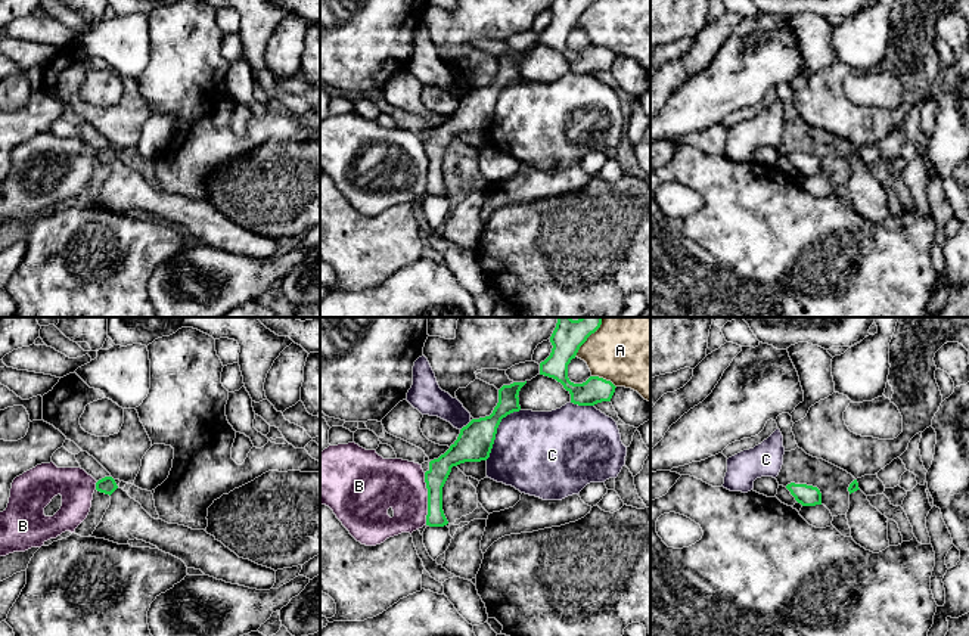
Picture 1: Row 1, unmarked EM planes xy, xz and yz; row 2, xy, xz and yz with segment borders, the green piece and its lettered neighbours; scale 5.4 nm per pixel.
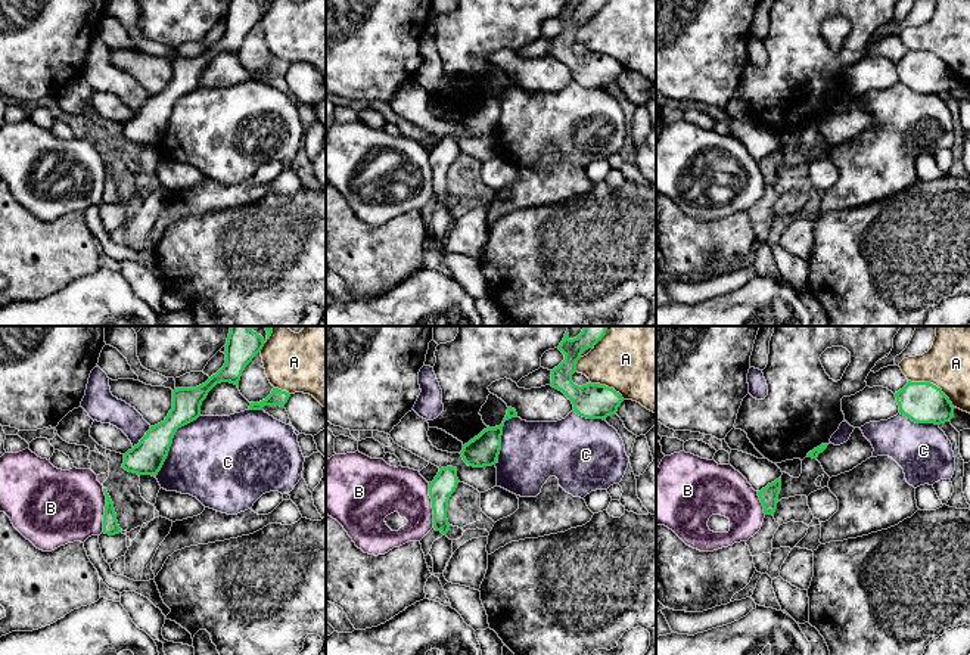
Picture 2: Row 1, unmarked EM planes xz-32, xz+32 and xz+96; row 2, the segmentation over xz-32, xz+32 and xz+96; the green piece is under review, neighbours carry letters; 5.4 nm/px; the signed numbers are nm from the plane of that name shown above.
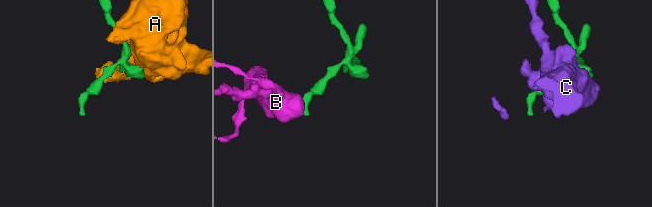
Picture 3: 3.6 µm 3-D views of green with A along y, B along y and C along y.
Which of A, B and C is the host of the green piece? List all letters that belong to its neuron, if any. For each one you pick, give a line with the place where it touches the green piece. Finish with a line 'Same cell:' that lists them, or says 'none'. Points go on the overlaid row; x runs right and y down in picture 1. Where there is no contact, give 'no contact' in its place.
Same cell: none

